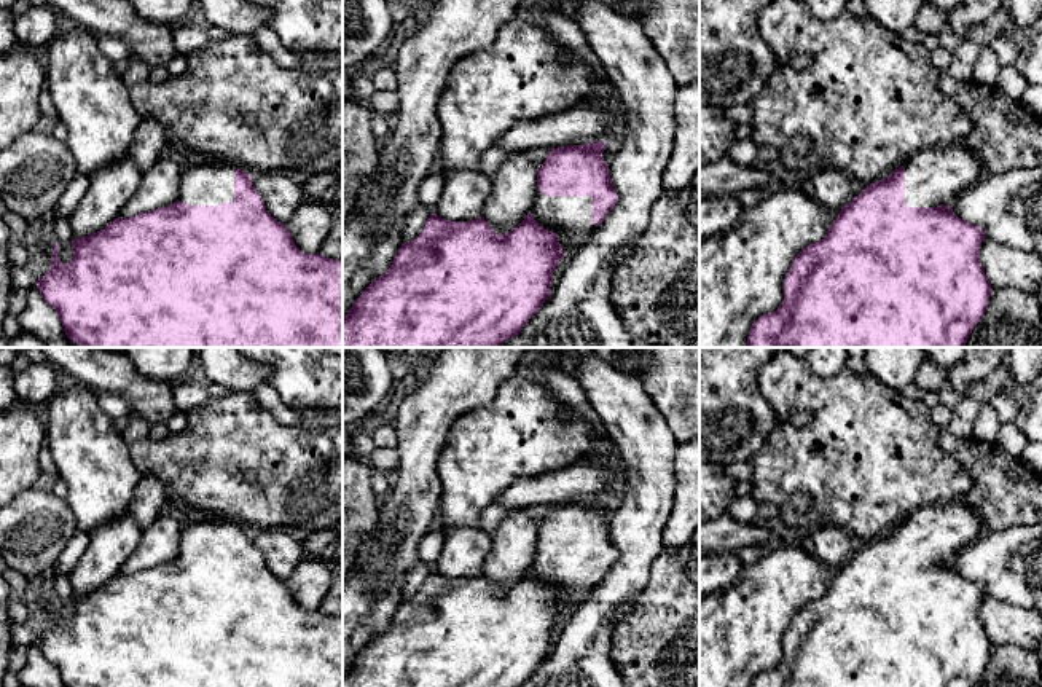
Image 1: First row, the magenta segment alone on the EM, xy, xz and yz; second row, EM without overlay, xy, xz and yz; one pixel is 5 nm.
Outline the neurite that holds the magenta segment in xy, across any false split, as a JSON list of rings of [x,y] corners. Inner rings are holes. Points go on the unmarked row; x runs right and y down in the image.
[[[188,515],[183,520],[178,556],[131,575],[118,574],[104,587],[72,598],[73,615],[64,622],[57,614],[59,601],[54,599],[49,628],[35,638],[45,658],[53,663],[64,687],[343,687],[343,617],[301,609],[287,583],[277,579],[255,547],[252,532],[242,526],[220,518]]]

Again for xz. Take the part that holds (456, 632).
[[[591,499],[588,502],[566,502],[551,505],[542,524],[537,526],[537,552],[531,569],[515,587],[505,591],[496,591],[484,574],[470,579],[451,579],[438,574],[437,571],[430,571],[422,590],[413,599],[403,599],[394,614],[390,625],[382,633],[374,636],[354,658],[349,669],[343,674],[343,687],[521,687],[550,655],[553,630],[559,617],[562,614],[570,614],[604,579],[607,571],[618,558],[618,552],[609,531],[609,523],[602,515],[605,504],[605,499]]]

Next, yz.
[[[967,502],[923,505],[887,536],[870,540],[844,563],[824,596],[806,603],[784,638],[784,658],[750,687],[973,687],[993,644],[980,620],[983,585],[959,575],[950,561],[985,532]]]

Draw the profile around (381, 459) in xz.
[[[374,448],[374,451],[366,457],[366,464],[374,472],[395,470],[398,465],[398,461],[400,457],[398,457],[397,448],[394,449]]]

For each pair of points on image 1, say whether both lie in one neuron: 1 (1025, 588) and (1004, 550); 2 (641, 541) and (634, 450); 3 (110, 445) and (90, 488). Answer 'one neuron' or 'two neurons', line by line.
1: one neuron
2: one neuron
3: one neuron

